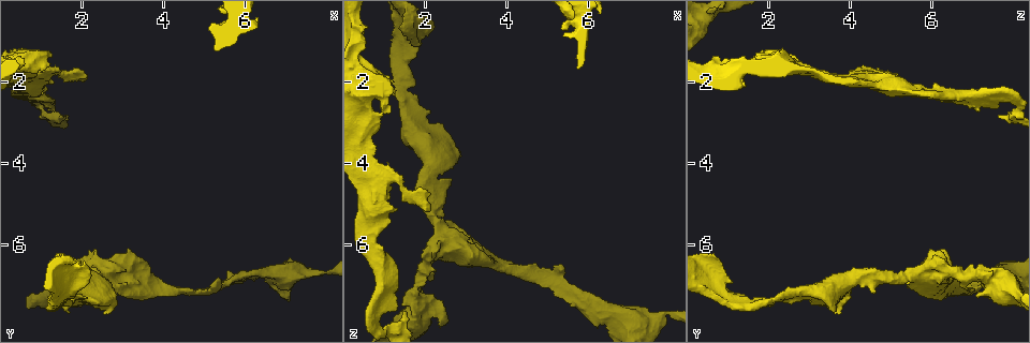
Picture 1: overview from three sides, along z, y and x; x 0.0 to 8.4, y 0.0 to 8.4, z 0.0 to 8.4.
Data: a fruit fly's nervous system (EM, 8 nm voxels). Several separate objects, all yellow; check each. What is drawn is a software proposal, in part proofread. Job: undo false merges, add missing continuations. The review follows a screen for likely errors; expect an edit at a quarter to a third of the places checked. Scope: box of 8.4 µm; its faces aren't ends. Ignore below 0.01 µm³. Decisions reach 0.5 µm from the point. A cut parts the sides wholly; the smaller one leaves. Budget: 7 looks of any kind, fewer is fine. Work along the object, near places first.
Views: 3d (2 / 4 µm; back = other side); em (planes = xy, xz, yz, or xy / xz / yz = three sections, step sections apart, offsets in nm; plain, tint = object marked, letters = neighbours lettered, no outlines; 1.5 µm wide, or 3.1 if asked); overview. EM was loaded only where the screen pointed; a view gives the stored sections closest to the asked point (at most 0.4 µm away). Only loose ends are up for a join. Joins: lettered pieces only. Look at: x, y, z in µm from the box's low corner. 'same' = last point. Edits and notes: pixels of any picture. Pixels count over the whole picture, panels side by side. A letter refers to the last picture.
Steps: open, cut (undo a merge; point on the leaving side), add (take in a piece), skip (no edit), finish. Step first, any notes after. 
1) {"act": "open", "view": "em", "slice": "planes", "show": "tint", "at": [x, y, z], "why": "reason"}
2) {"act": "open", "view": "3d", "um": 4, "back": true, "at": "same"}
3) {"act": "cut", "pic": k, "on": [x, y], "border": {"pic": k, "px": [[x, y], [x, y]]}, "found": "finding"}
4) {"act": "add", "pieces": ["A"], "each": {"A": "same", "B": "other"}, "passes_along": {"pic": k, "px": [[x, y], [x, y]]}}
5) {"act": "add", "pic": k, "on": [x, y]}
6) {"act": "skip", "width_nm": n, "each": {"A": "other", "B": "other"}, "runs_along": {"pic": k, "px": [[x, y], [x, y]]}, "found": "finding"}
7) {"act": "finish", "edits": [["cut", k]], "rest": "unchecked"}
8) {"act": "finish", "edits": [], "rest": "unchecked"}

{"act": "open", "view": "3d", "um": 2, "at": [1.25, 1.40, 2.35], "why": "branch stops here"}

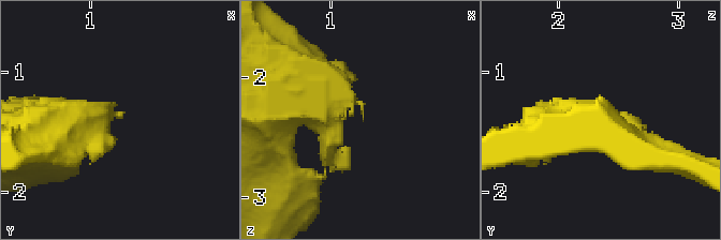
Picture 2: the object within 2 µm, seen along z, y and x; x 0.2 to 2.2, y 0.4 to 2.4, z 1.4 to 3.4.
{"act": "open", "view": "em", "slice": "planes", "show": "letters", "at": [1.26, 1.36, 2.32], "why": "shape alone is not enough"}

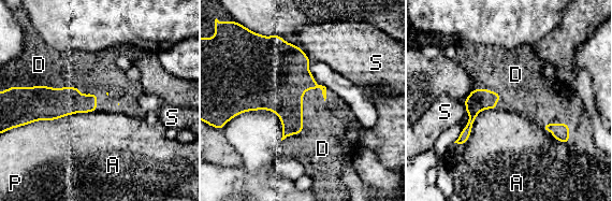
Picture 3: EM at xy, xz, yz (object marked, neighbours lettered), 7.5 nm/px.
{"act": "add", "pieces": ["D"], "each": {"A": "other", "D": "same", "P": "other", "S": "other"}, "passes_along": {"pic": 3, "px": [[277, 83], [302, 105], [325, 123]]}, "found": "it goes on there"}

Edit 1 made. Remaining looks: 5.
{"act": "open", "view": "overview"}

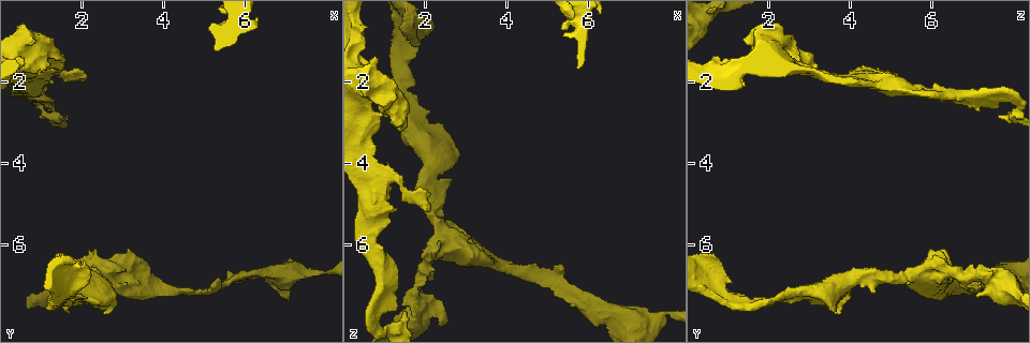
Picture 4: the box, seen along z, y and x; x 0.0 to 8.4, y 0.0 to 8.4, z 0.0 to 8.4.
{"act": "open", "view": "3d", "um": 4, "at": [0.95, 2.30, 6.85], "why": "branch point"}

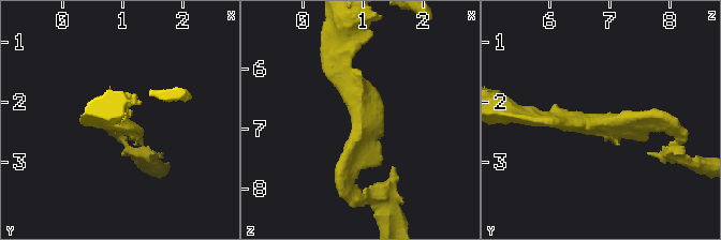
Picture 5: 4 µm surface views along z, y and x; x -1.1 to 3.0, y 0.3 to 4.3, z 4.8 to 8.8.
{"act": "open", "view": "em", "slice": "planes", "show": "plain", "at": [0.95, 2.35, 6.90], "why": "need the tissue"}

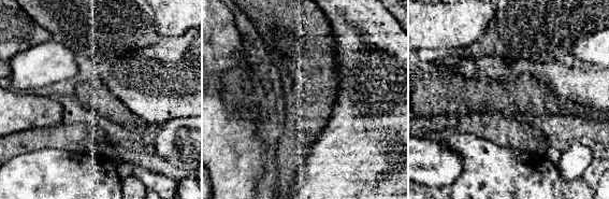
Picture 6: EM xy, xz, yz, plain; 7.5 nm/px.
{"act": "open", "view": "em", "slice": "planes", "show": "letters", "at": "same"}

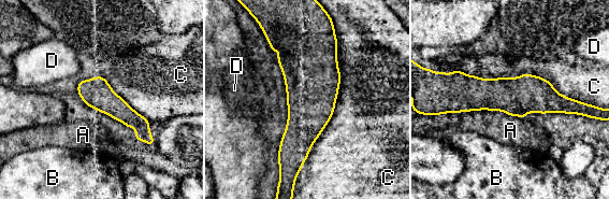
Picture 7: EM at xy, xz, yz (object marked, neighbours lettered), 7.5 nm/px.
{"act": "skip", "each": {"A": "other", "B": "other", "C": "other", "D": "other"}, "border": {"pic": 7, "px": [[334, 27], [335, 109], [300, 171]]}, "found": "one neuron here"}

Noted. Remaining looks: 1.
{"act": "finish", "edits": [["add", 3]], "rest": "unchecked"}

